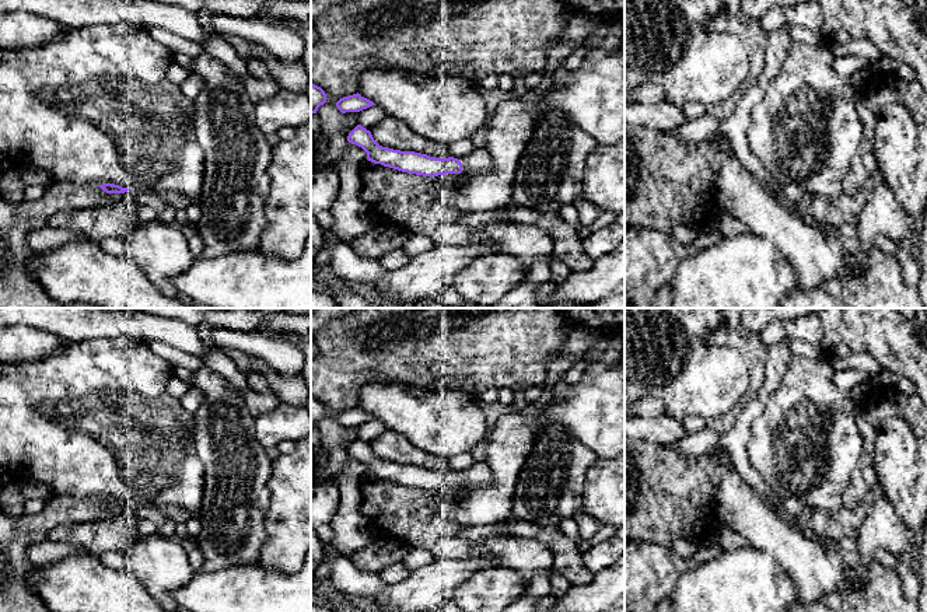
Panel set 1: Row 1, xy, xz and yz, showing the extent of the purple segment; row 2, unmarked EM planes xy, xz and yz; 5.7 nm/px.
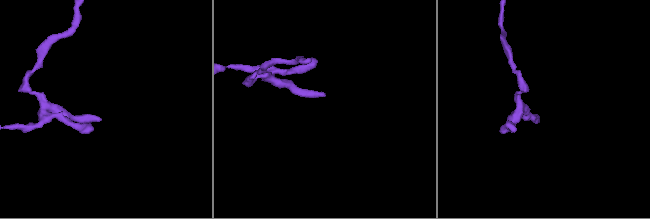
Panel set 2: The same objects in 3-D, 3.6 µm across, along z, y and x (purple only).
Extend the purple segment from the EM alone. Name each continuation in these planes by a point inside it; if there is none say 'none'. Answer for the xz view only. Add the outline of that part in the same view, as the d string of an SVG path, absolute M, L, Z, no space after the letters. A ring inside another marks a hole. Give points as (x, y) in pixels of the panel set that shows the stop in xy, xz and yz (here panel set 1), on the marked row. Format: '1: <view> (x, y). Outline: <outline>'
1: xz (479, 160). Outline: M475 148L469 155L459 158L464 174L490 172L493 168L492 158L485 148Z

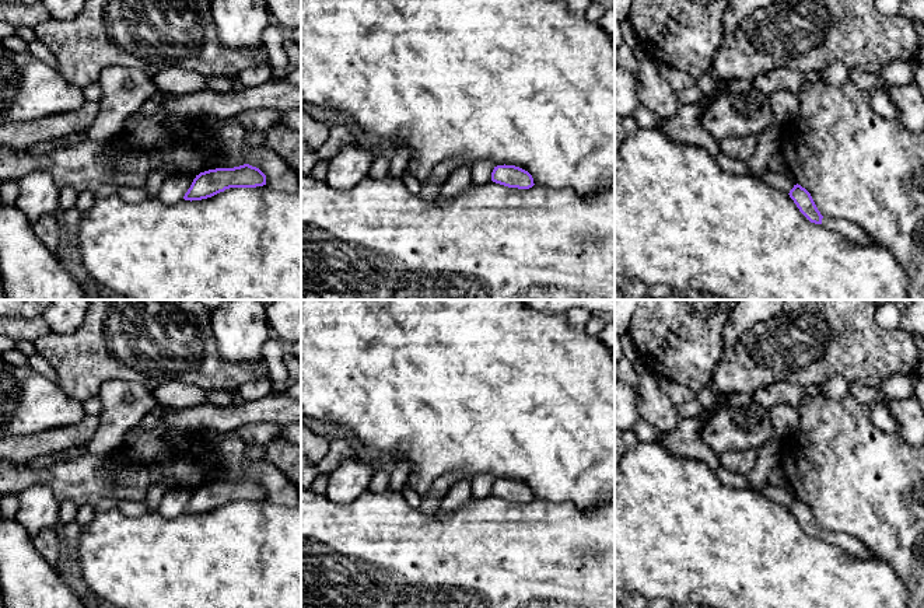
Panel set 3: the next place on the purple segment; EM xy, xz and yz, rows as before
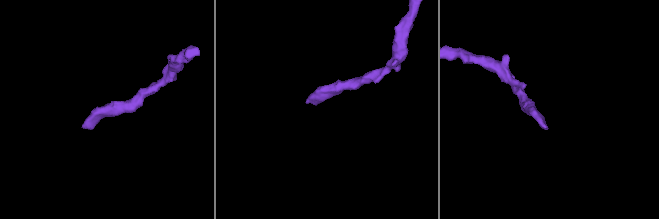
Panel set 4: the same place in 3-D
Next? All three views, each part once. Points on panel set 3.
1: yz (851, 231). Outline: M823 217L822 224L829 230L841 234L848 241L857 245L864 247L875 245L874 240L860 226L850 223L847 220Z

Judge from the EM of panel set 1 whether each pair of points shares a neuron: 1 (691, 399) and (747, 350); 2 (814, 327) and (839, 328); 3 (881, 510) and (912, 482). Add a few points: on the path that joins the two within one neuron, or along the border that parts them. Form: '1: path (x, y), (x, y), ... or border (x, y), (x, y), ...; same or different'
1: border (738, 355), (748, 370), (748, 388); different
2: border (822, 322), (822, 343), (819, 346); different
3: border (884, 495), (909, 530); different

